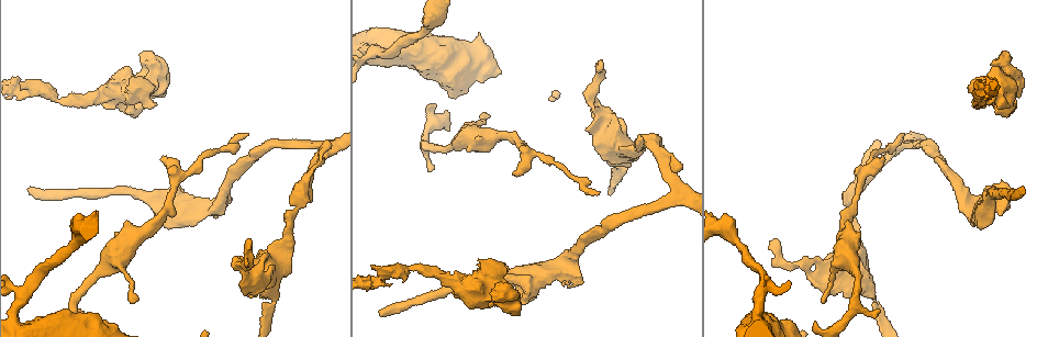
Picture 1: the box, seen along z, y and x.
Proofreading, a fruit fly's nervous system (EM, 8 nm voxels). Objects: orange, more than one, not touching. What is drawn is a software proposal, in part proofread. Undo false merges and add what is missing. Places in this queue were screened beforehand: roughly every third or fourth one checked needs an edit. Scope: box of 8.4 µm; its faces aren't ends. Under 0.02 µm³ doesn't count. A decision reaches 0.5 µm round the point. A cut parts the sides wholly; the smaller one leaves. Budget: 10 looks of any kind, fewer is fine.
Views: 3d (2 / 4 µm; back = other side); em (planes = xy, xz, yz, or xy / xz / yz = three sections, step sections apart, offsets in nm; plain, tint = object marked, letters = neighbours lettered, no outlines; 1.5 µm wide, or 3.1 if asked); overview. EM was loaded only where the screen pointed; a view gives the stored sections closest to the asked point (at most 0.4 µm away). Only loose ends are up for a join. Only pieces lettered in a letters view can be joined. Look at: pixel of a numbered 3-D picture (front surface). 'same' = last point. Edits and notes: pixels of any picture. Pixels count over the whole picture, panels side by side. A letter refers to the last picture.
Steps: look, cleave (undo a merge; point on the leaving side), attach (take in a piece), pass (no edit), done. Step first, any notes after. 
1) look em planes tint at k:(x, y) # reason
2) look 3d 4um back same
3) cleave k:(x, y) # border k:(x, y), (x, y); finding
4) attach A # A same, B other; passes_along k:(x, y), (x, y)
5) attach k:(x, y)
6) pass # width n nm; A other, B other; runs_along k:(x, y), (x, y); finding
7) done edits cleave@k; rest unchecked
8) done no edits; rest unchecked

look em yz step 8 tint at 1:(574, 287) # branch stops here

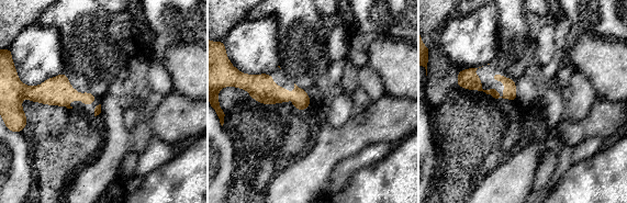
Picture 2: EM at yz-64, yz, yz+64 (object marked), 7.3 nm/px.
look em xy step 4 letters same # another direction

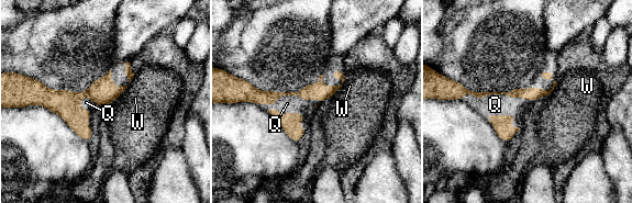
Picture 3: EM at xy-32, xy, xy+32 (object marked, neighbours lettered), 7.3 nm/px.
attach Q # longest_contact Q 460 nm; Q same, W other; passes_along 3:(319, 90), (287, 94), (287, 103); it goes on there

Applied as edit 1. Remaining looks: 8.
look overview

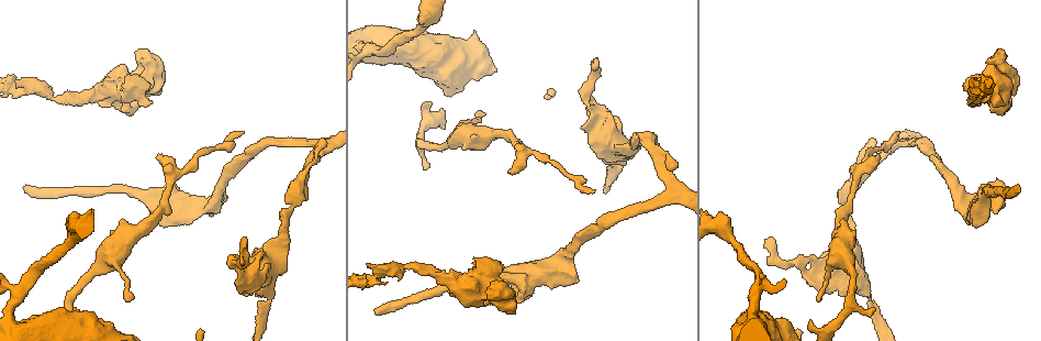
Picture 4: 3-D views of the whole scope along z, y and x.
look 3d 4um at 4:(172, 177) # arms part here

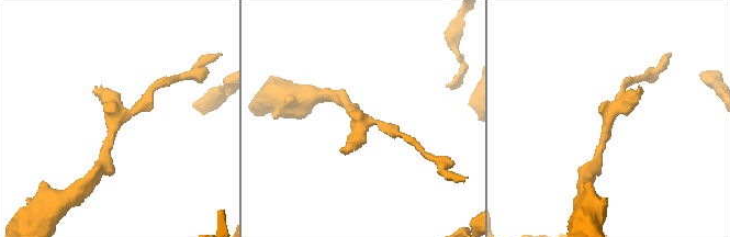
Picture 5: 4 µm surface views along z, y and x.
look em planes letters at 5:(116, 119)

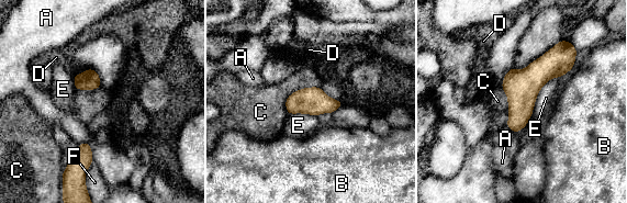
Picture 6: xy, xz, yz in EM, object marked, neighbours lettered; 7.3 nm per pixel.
pass # longest_contact E 360 nm; A other, B other, C other, D other, E other, F other; runs_along 6:(563, 51), (522, 92), (513, 127); all the same neuron

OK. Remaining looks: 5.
look 3d 2um at 4:(897, 133) # branch stops here

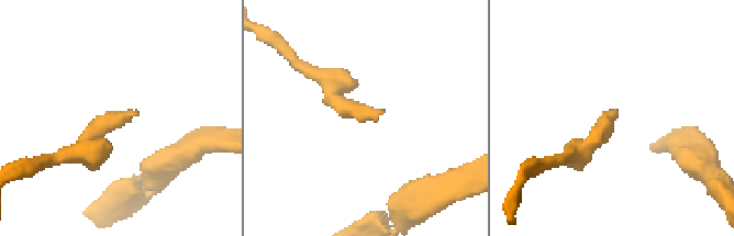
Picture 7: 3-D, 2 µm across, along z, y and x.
look em planes plain at 7:(382, 111) # shape alone is not enough

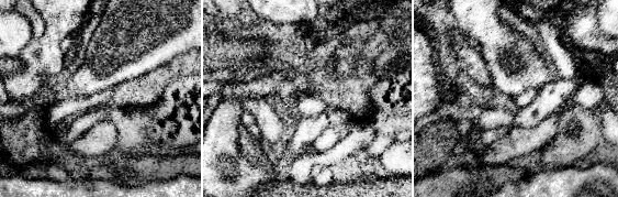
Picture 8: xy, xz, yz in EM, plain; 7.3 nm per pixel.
look em planes letters same

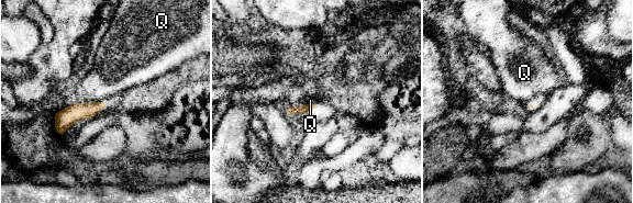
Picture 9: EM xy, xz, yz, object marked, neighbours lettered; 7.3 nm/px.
pass # Q other; border 9:(99, 100), (88, 103); none of them fits

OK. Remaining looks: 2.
done edits attach@3; rest unchecked

